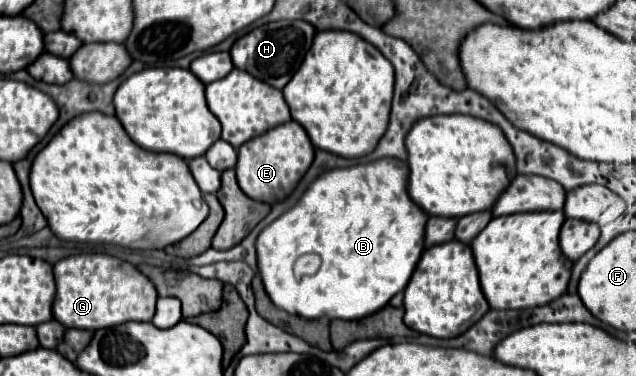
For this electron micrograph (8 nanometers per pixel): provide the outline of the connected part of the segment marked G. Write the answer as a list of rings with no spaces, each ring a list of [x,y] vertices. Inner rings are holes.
[[[85,253],[61,259],[53,267],[57,293],[53,299],[53,319],[65,327],[103,329],[127,321],[151,321],[157,303],[153,283],[131,263],[103,253]]]

